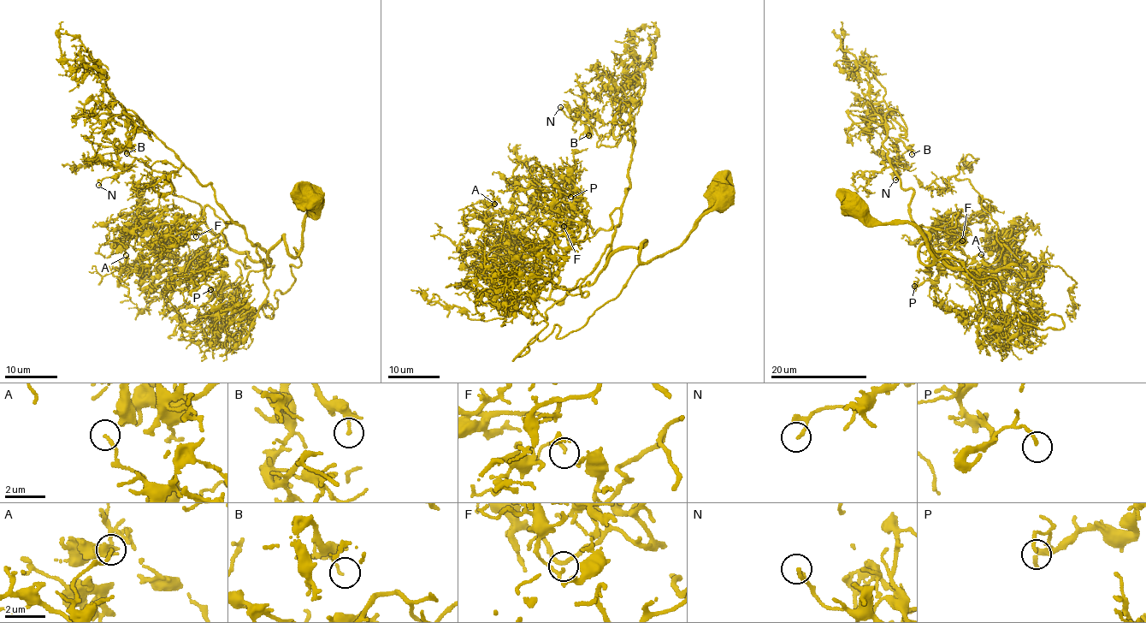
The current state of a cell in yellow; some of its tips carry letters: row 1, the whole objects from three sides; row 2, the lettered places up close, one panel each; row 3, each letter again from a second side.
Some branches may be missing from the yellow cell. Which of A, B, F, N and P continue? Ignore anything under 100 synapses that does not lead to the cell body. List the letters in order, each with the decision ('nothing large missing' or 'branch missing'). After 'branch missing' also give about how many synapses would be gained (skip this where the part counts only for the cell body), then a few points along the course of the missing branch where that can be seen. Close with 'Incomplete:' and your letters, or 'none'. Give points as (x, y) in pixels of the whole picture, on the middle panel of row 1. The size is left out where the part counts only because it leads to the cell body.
A: nothing large missing
B: nothing large missing
F: branch missing; 110 synapses; course (564, 226), (558, 233), (546, 219), (546, 216), (527, 200), (506, 202), (499, 198)
N: nothing large missing
P: nothing large missing
Incomplete: F

